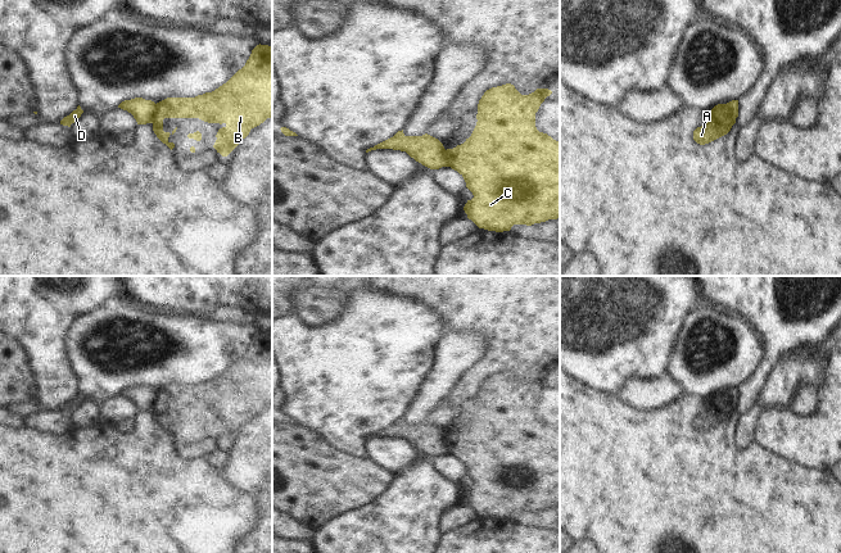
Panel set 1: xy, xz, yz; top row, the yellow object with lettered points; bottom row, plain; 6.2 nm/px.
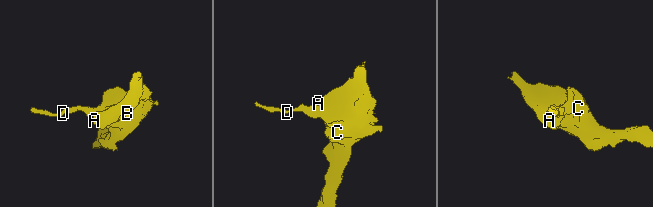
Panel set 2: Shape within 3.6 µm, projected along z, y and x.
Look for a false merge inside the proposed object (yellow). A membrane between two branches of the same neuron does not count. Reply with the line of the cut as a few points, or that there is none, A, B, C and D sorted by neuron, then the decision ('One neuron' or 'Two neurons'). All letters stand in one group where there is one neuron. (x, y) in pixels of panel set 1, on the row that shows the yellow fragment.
Split along yz (708, 113), (719, 113), (726, 107), (735, 119). Groups: A B C / D. Two neurons

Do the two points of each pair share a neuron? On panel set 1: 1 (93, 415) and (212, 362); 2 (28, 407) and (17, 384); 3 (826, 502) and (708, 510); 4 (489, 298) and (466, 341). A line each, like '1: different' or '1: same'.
1: same
2: different
3: same
4: different

